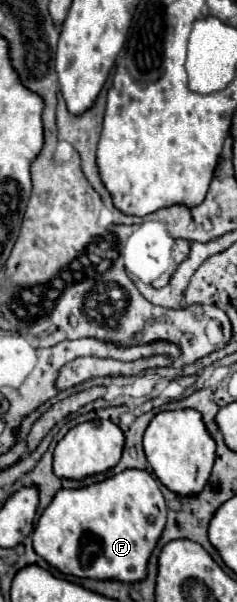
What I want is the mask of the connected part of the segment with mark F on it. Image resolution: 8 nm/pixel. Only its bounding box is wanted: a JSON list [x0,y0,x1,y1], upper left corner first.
[33,469,167,581]

